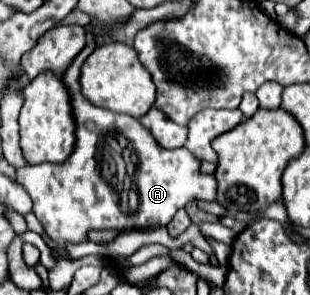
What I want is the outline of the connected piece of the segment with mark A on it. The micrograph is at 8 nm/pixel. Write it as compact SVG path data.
M85 25L87 45L63 73L75 119L75 149L61 165L41 163L17 169L21 183L33 199L33 213L45 233L65 251L67 243L87 241L89 231L151 231L167 227L173 215L193 199L215 201L217 181L199 171L199 161L181 149L161 147L141 123L129 115L89 103L79 89L81 63L97 47L93 27Z

